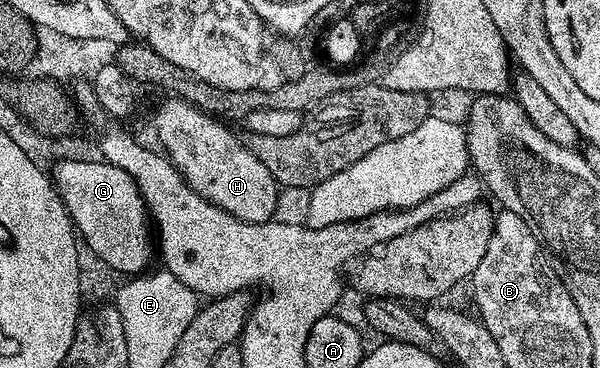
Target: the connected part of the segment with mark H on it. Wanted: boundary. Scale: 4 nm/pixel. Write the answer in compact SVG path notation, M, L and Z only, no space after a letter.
M176 97L166 98L166 103L157 111L157 139L160 150L172 161L175 169L187 181L199 197L211 201L219 209L231 213L231 217L242 219L244 223L268 223L277 211L277 191L279 184L267 173L267 165L255 157L255 153L247 150L240 138L236 139L228 131L226 124L220 118L213 118L207 112L193 107L186 99Z

